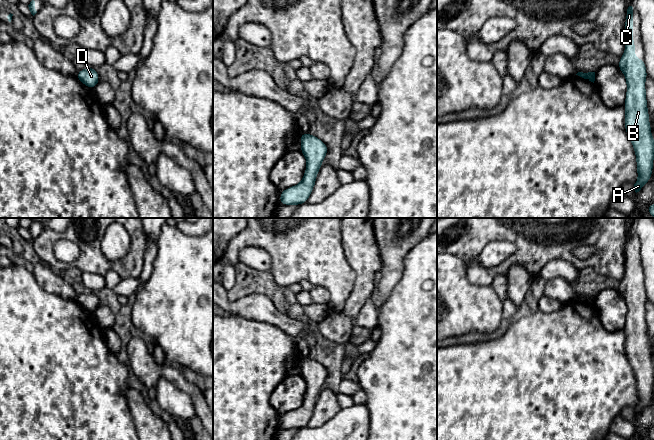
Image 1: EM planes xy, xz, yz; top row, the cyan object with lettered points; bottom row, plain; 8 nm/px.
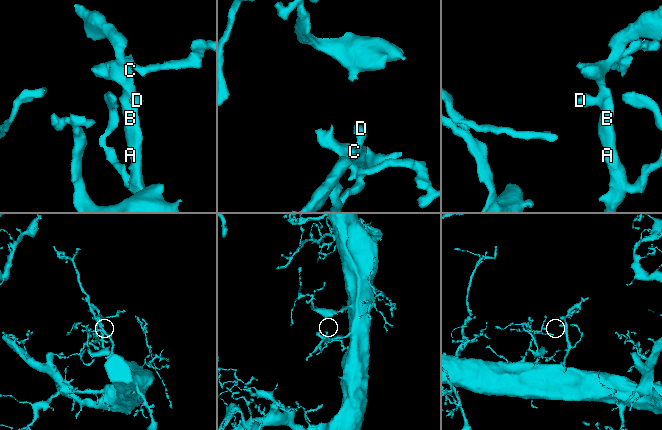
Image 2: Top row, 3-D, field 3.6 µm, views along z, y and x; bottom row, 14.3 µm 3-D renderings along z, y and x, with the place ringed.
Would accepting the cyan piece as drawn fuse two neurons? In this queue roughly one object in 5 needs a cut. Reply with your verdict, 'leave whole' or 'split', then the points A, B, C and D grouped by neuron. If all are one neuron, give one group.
leave whole | A B C D

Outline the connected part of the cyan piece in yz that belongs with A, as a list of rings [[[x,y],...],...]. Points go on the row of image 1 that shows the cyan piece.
[[[629,6],[625,18],[625,51],[621,56],[619,70],[624,73],[627,91],[625,108],[625,130],[632,142],[637,163],[638,179],[635,192],[650,180],[653,170],[654,137],[651,134],[646,99],[645,80],[648,77],[644,59],[635,58],[633,40],[633,7]]]

